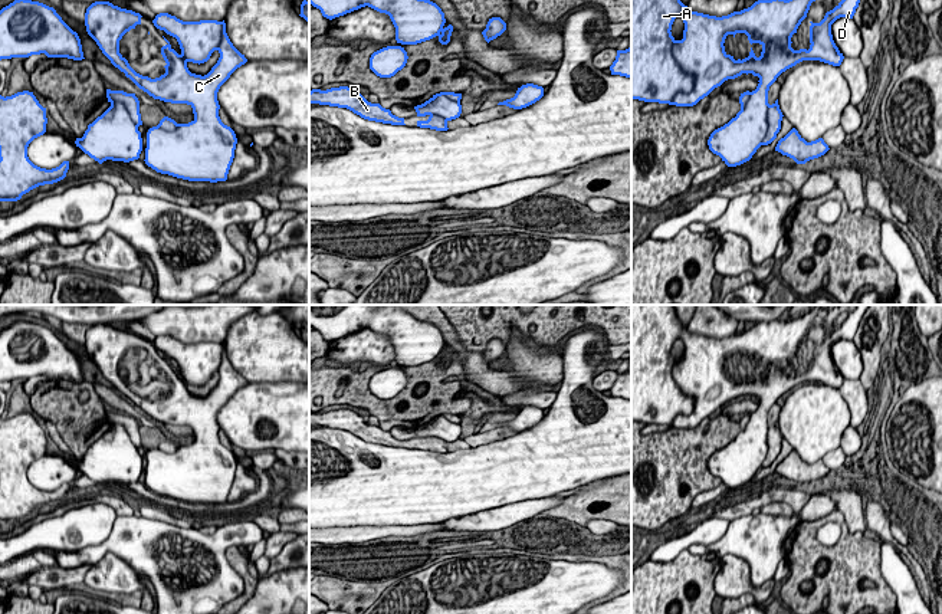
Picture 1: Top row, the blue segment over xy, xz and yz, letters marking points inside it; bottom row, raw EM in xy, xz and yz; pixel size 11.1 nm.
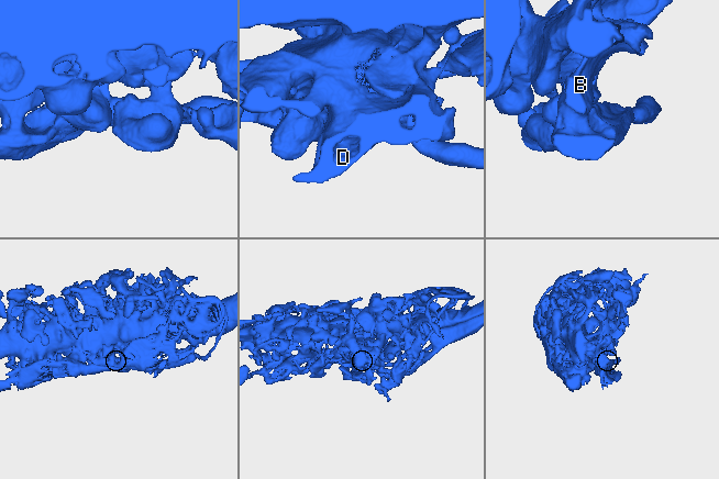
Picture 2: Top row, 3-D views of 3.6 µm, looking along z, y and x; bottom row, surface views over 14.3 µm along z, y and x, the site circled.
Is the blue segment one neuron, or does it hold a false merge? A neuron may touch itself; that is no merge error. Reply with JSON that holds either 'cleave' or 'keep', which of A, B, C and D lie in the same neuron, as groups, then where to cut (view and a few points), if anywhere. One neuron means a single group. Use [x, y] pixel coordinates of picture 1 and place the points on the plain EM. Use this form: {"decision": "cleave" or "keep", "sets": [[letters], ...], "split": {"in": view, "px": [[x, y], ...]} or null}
{"decision": "cleave", "sets": [["A", "C", "D"], ["B"]], "split": {"in": "yz", "px": [[768, 426], [767, 455], [761, 466]]}}

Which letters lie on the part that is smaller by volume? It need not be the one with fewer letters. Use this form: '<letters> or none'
B

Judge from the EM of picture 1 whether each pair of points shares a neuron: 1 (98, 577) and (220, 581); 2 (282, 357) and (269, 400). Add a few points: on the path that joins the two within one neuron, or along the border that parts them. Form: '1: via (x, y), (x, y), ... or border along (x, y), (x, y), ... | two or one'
1: border along (112, 554), (124, 560), (138, 575) | two
2: border along (294, 381), (248, 383) | two

